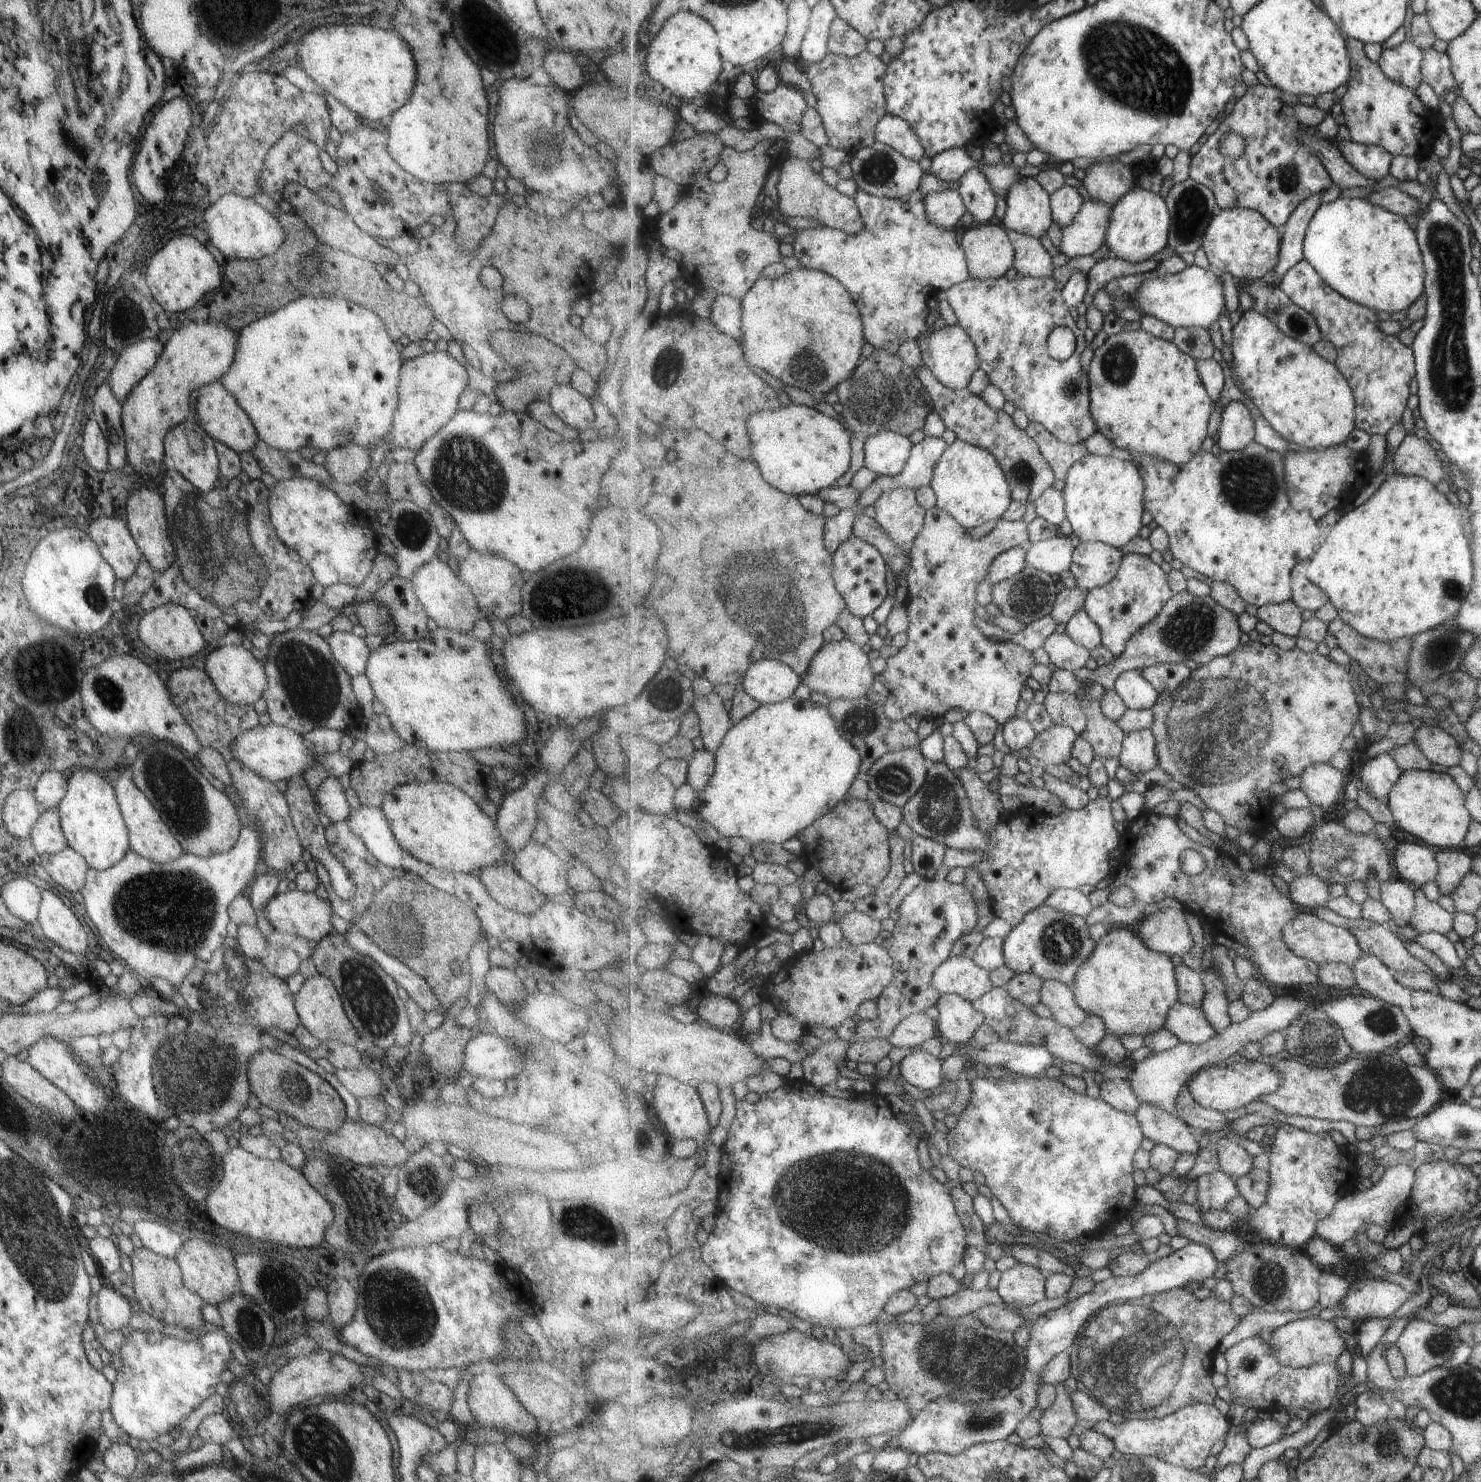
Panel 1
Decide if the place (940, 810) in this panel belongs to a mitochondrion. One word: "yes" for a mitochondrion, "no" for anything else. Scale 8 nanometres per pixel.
yes

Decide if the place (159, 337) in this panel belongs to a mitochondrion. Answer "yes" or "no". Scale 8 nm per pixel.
no

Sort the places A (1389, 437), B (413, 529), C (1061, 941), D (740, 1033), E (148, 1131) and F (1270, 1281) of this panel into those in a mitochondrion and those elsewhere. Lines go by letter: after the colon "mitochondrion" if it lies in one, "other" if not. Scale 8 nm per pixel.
A: other
B: mitochondrion
C: mitochondrion
D: other
E: other
F: mitochondrion

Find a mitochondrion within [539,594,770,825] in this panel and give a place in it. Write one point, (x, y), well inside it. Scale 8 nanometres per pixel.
(664, 694)

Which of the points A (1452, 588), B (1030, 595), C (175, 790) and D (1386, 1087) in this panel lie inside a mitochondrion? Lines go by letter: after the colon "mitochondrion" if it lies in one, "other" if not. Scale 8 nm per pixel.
A: mitochondrion
B: mitochondrion
C: mitochondrion
D: mitochondrion

